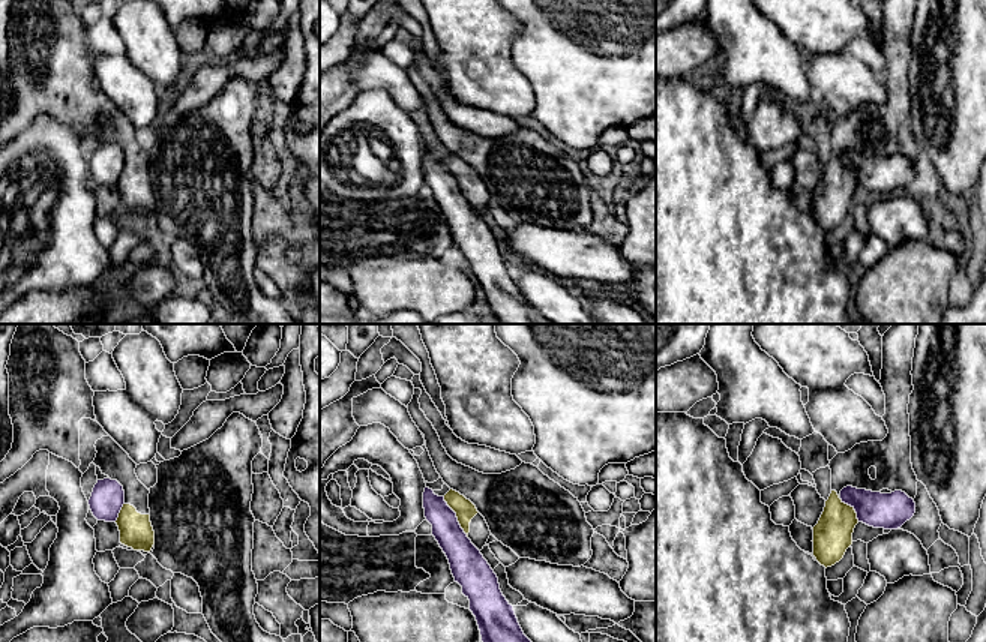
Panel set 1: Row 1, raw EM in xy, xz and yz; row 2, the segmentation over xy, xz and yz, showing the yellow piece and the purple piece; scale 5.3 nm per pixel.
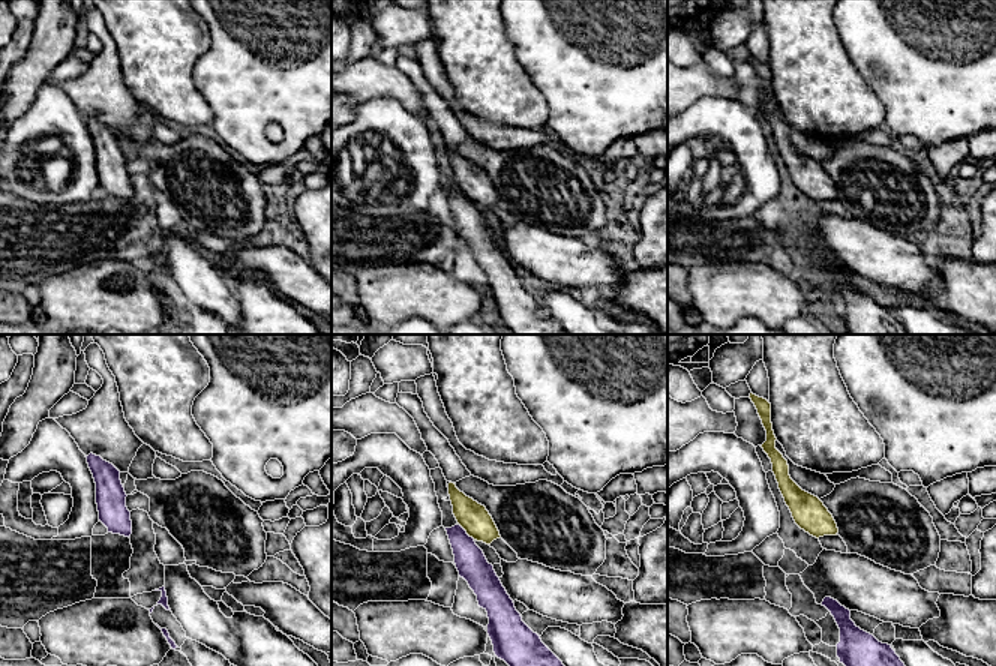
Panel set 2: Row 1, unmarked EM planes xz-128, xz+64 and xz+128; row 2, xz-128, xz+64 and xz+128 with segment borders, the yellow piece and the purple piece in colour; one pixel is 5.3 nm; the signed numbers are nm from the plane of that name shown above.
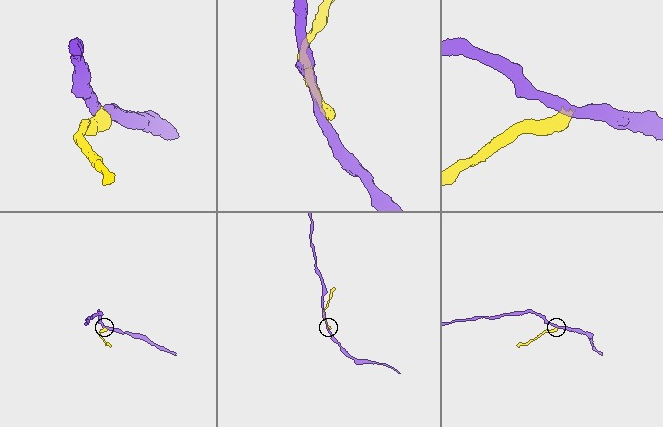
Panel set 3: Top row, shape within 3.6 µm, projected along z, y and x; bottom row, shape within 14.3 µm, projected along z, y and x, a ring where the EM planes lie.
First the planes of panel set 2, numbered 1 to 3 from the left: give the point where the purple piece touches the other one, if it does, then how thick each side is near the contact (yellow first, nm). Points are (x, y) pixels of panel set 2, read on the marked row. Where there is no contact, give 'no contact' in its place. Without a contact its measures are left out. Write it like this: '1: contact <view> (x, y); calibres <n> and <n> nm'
1: no contact
2: contact xz+64 (467, 533); calibres 160 and 160 nm
3: no contact

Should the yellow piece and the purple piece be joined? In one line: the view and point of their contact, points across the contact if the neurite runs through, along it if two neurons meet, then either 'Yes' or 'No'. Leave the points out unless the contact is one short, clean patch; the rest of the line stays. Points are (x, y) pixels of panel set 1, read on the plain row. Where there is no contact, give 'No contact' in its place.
Touches yellow at xz (456, 180). Boundary: xz (443, 161), (467, 201). No

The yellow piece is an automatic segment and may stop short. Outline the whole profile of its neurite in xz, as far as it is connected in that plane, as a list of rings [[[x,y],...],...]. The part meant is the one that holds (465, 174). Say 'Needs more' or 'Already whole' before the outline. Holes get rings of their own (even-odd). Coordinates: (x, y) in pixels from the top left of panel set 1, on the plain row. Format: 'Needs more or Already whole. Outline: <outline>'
Needs more. Outline: [[[453,153],[444,159],[444,165],[456,177],[458,186],[471,207],[482,214],[491,200],[491,195],[476,170]]]

